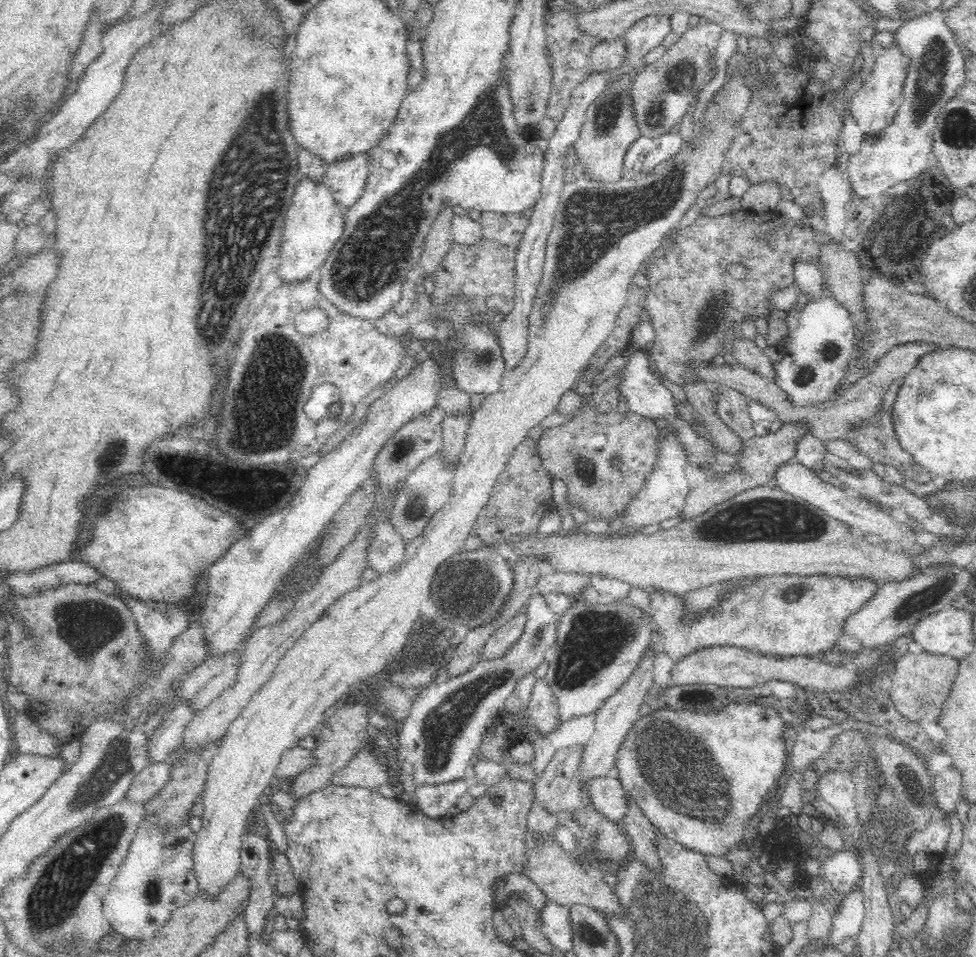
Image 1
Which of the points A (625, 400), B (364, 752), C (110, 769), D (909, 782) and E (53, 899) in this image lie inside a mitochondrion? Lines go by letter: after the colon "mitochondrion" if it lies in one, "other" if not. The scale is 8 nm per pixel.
A: other
B: other
C: mitochondrion
D: other
E: mitochondrion

